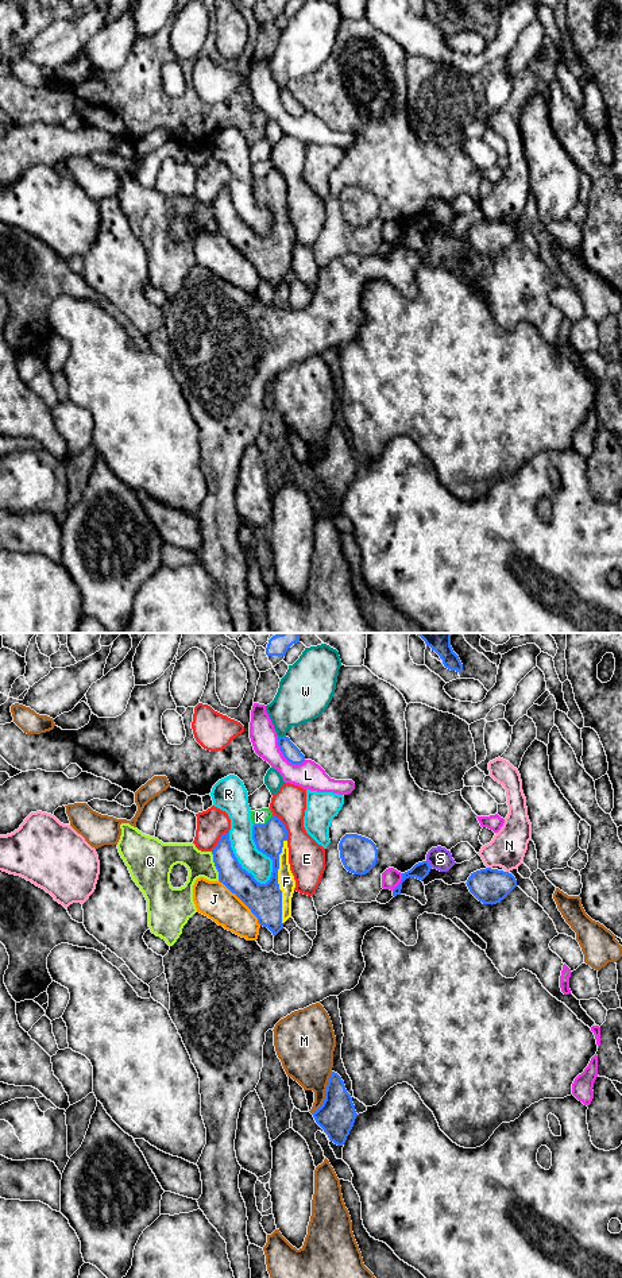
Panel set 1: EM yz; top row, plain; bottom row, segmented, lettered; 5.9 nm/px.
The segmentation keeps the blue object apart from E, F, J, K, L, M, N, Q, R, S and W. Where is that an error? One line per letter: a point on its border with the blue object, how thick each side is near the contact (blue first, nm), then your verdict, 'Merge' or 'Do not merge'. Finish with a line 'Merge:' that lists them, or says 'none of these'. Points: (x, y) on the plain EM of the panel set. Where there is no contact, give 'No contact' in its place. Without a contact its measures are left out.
E: Touches blue at yz (284, 178). Thickness 180 nm (blue) against 220 nm. Do not merge
F: Touches blue at yz (277, 234). Thickness 200 nm (blue) against 100 nm. Merge
J: Touches blue at yz (242, 253). Thickness 200 nm (blue) against 220 nm. Do not merge
K: Touches blue at yz (265, 176). Thickness 180 nm (blue) against 100 nm. Do not merge
L: Touches blue at yz (285, 109). Thickness 100 nm (blue) against 160 nm. Do not merge
M: Touches blue at yz (325, 446). Thickness 220 nm (blue) against 300 nm. Do not merge
N: Touches blue at yz (489, 220). Thickness 220 nm (blue) against 220 nm. Do not merge
Q: Touches blue at yz (215, 217). Thickness 160 nm (blue) against 160 nm. Do not merge
R: Touches blue at yz (238, 213). Thickness 180 nm (blue) against 150 nm. Do not merge
S: Touches blue at yz (428, 216). Thickness 100 nm (blue) against 140 nm. Do not merge
W: Touches blue at yz (281, 89). Thickness 100 nm (blue) against 280 nm. Do not merge
Merge: F

